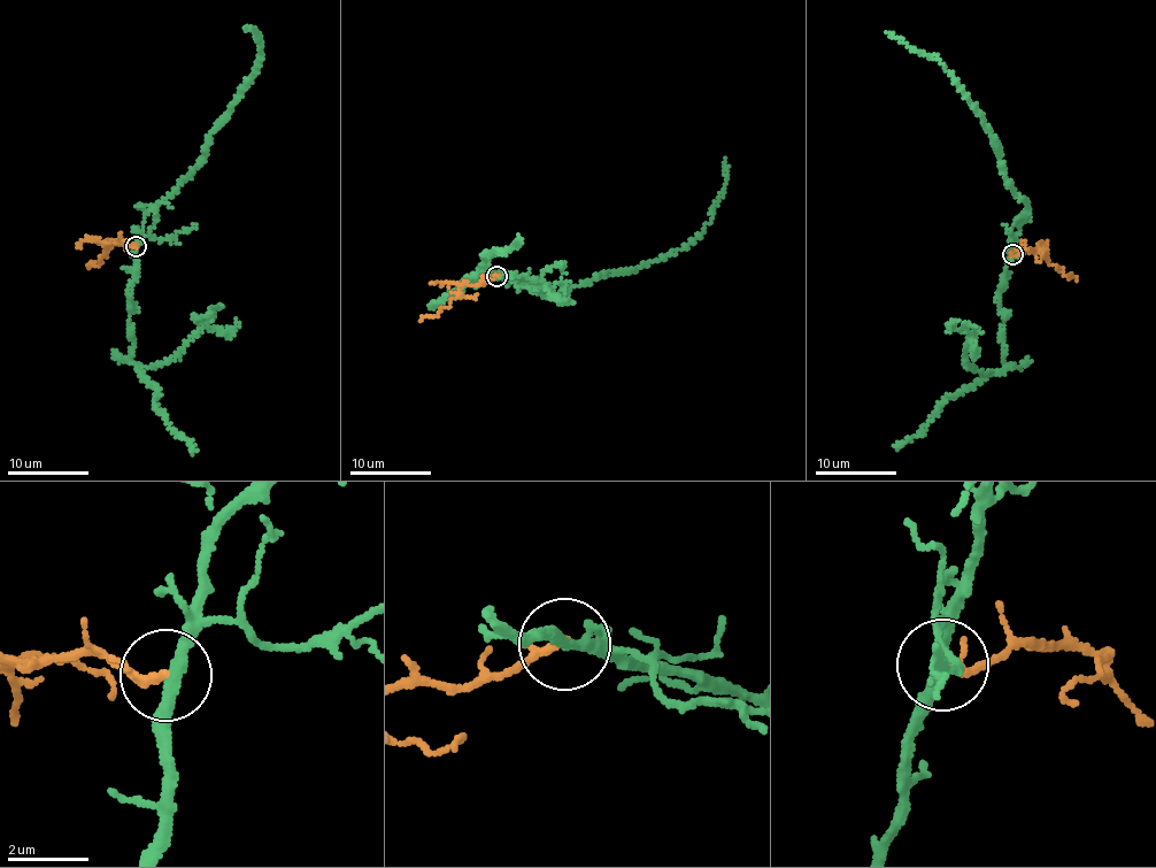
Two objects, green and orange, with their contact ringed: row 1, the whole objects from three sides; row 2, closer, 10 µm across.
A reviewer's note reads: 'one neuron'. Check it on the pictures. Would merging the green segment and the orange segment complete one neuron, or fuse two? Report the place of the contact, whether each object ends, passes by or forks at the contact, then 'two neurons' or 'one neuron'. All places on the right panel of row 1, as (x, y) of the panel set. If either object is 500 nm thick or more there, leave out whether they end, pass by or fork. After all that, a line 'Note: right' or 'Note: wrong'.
(1012, 254) | green passes by | orange passes by | two neurons
Note: wrong

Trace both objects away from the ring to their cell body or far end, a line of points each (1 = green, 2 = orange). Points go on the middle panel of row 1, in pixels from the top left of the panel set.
1: (496, 276), (523, 281), (547, 296), (669, 255), (702, 232), (710, 220), (725, 181), (724, 156)
2: (496, 276), (480, 284), (462, 285), (454, 299), (436, 315), (418, 322)

